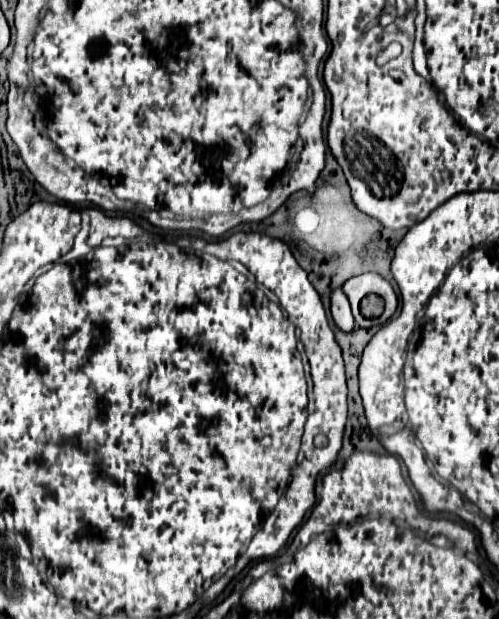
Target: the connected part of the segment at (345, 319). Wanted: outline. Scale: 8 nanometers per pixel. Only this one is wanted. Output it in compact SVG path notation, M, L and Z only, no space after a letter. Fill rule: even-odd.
M335 289L333 295L331 295L331 315L333 315L335 325L337 325L343 333L355 331L355 321L353 321L351 307L349 307L349 301L347 301L343 289Z

